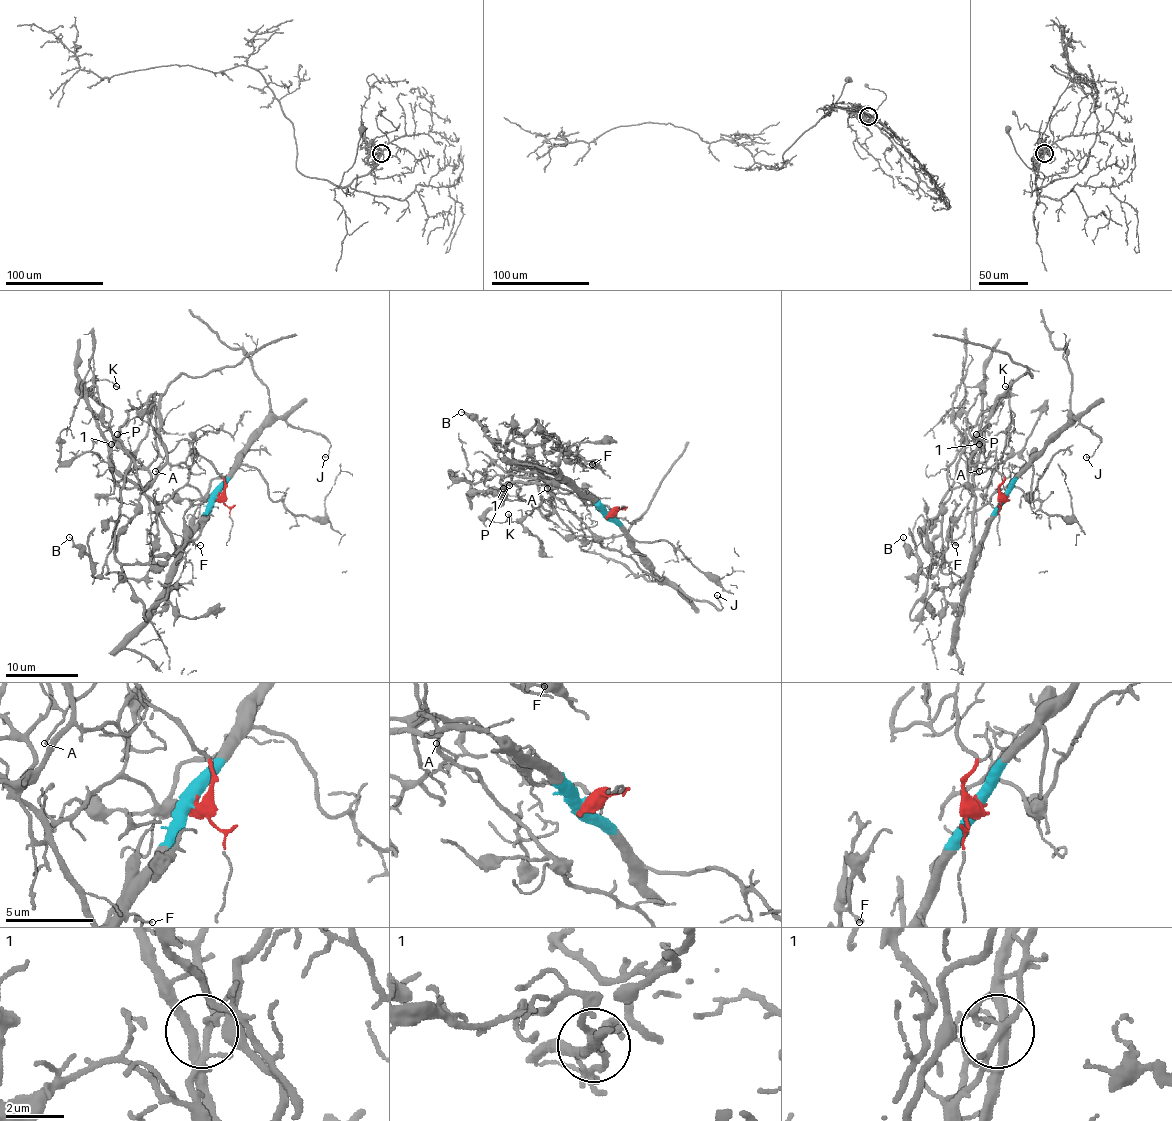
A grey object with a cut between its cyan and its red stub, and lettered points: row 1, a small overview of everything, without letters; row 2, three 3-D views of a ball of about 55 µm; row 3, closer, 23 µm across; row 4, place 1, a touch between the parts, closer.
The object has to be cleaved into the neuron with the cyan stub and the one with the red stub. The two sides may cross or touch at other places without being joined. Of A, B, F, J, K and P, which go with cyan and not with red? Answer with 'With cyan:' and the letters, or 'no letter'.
With cyan: J

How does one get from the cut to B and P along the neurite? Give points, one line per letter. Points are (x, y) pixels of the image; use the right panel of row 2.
B: (1004, 496), (995, 452), (970, 463), (970, 476), (926, 523), (929, 553), (942, 538), (935, 575), (902, 536)
P: (1004, 496), (999, 491), (1004, 476), (995, 452), (970, 463), (966, 487), (977, 434)

